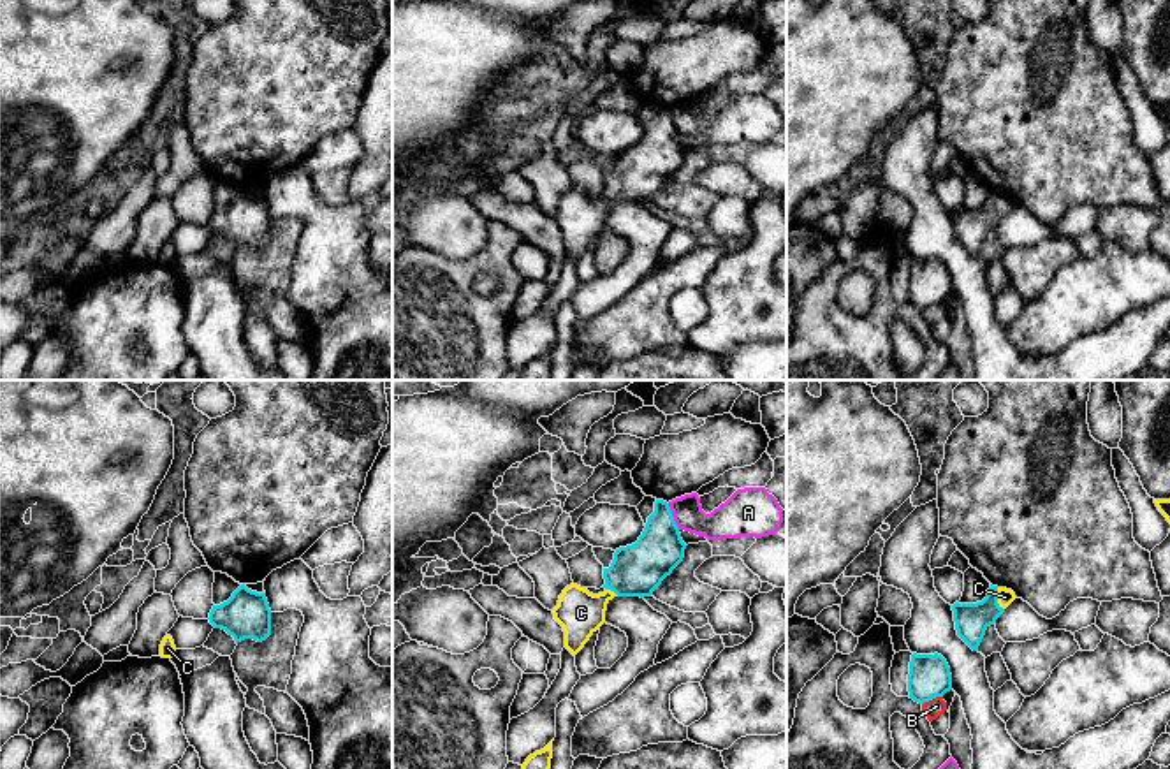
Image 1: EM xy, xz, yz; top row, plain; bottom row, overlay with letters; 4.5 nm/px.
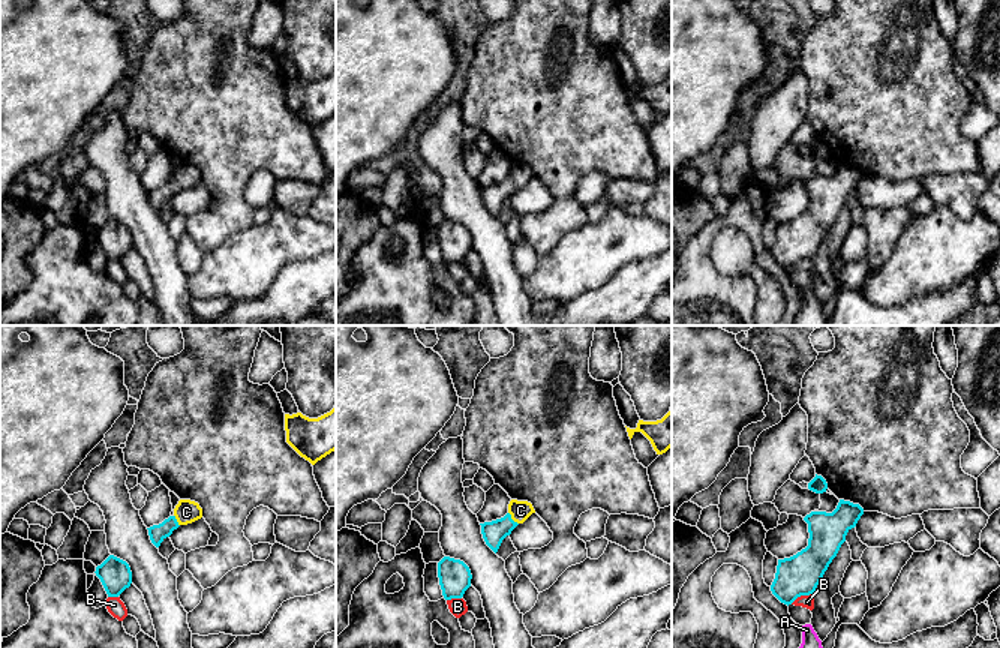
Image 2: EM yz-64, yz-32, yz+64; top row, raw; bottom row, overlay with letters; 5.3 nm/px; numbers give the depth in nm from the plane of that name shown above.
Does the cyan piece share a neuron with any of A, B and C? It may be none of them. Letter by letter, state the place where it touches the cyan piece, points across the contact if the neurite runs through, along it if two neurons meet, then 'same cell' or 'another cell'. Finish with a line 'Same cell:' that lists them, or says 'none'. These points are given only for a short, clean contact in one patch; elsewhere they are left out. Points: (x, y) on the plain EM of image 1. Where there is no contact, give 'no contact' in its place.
A: xz (672, 122) | another cell
B: yz (931, 305) | another cell
C: yz (996, 205) | across yz (972, 226), (996, 205), (1005, 203) | same cell
Same cell: C

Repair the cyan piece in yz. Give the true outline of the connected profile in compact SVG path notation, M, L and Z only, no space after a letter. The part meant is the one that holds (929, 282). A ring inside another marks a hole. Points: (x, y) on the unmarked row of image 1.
M911 260L908 280L910 304L924 310L936 303L943 303L950 296L952 280L947 266L941 260Z

